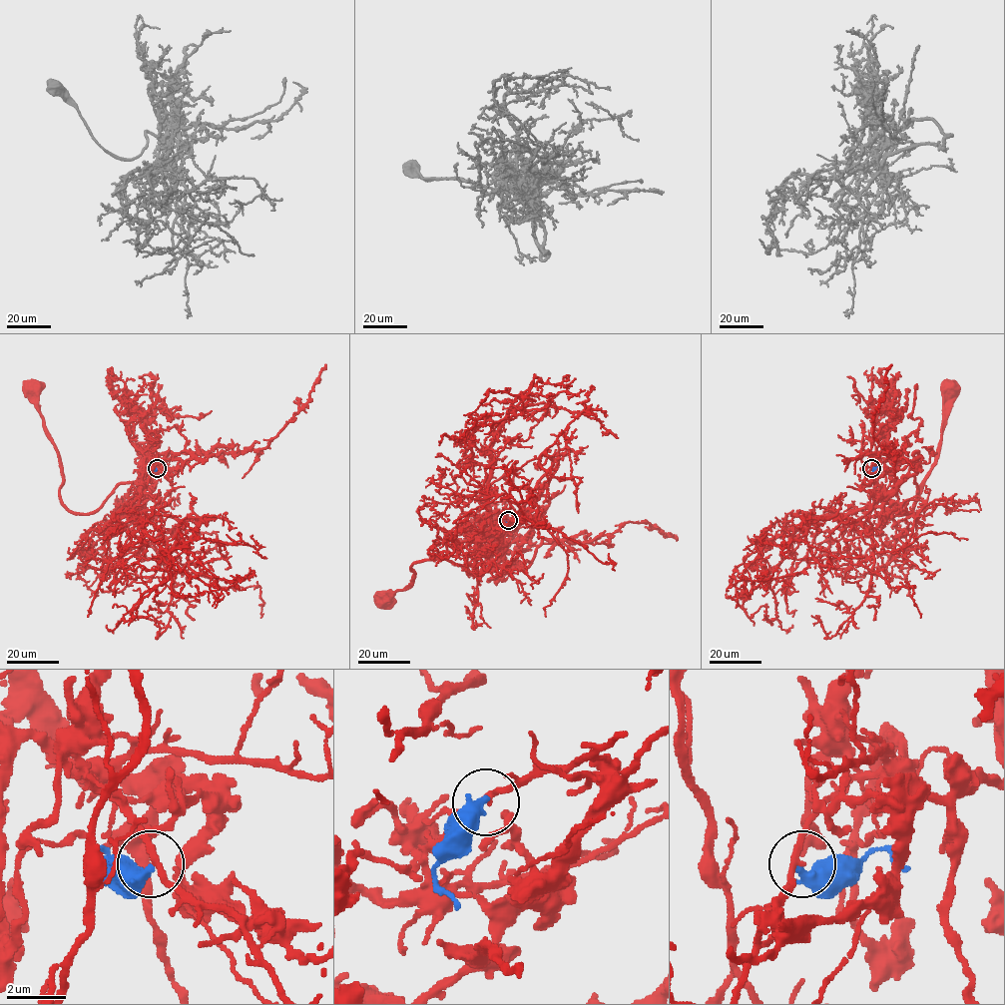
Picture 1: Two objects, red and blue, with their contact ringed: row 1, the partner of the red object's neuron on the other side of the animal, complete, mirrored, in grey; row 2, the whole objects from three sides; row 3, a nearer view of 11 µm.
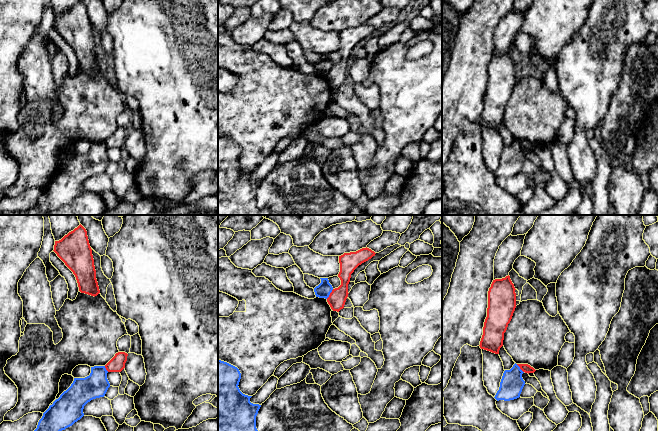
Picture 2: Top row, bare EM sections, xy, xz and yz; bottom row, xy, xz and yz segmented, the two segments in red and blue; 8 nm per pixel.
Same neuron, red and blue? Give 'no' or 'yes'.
no

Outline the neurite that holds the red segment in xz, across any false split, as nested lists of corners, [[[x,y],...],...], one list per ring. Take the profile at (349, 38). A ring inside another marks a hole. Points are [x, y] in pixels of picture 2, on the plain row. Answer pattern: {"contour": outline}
{"contour": [[[362,24],[356,28],[344,29],[339,32],[340,48],[338,53],[341,56],[341,61],[335,64],[327,74],[327,78],[333,87],[339,88],[344,84],[346,75],[348,73],[348,60],[350,58],[351,50],[362,39],[368,37],[375,28],[369,24]]]}

